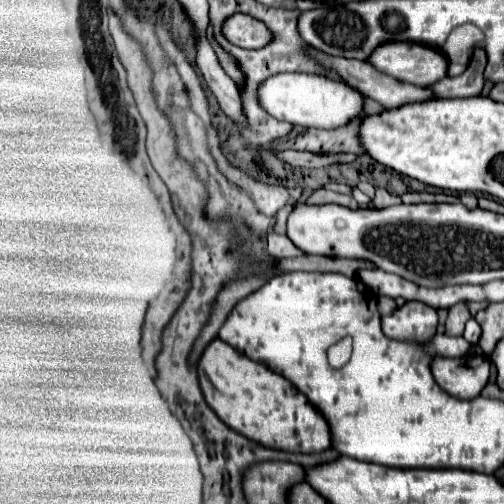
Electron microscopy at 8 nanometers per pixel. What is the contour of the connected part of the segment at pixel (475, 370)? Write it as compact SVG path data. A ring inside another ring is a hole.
M466 354L460 358L438 358L432 362L432 374L444 392L460 400L472 400L488 382L490 358L476 354Z

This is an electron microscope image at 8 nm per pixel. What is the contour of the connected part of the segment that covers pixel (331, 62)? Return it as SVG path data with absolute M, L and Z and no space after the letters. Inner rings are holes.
M308 48L308 54L310 54L312 58L316 58L316 60L320 60L324 66L334 68L346 84L350 84L352 88L356 88L356 90L362 92L364 96L380 102L380 104L382 104L384 108L388 108L388 110L390 110L390 108L396 108L396 106L400 108L400 106L404 106L404 104L426 102L426 100L432 100L432 98L434 98L430 88L420 88L420 86L412 86L412 84L408 84L408 82L396 80L396 78L392 78L392 76L376 70L372 64L368 64L368 62L364 62L364 60L344 60L344 58L328 56L328 54L324 54L324 52L316 50L316 48Z

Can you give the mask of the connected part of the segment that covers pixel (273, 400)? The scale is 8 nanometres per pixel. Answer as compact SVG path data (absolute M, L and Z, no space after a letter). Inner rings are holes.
M220 338L212 340L204 350L198 362L198 378L208 406L220 416L220 420L224 420L224 424L250 440L274 450L296 452L298 438L298 452L302 454L316 454L332 446L328 422L292 382L270 368L252 362L244 354L238 354L238 350Z

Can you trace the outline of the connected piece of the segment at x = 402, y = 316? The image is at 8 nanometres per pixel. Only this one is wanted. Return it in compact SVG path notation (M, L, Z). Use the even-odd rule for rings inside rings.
M406 302L394 314L382 318L382 330L396 340L430 340L436 332L438 314L422 302Z

